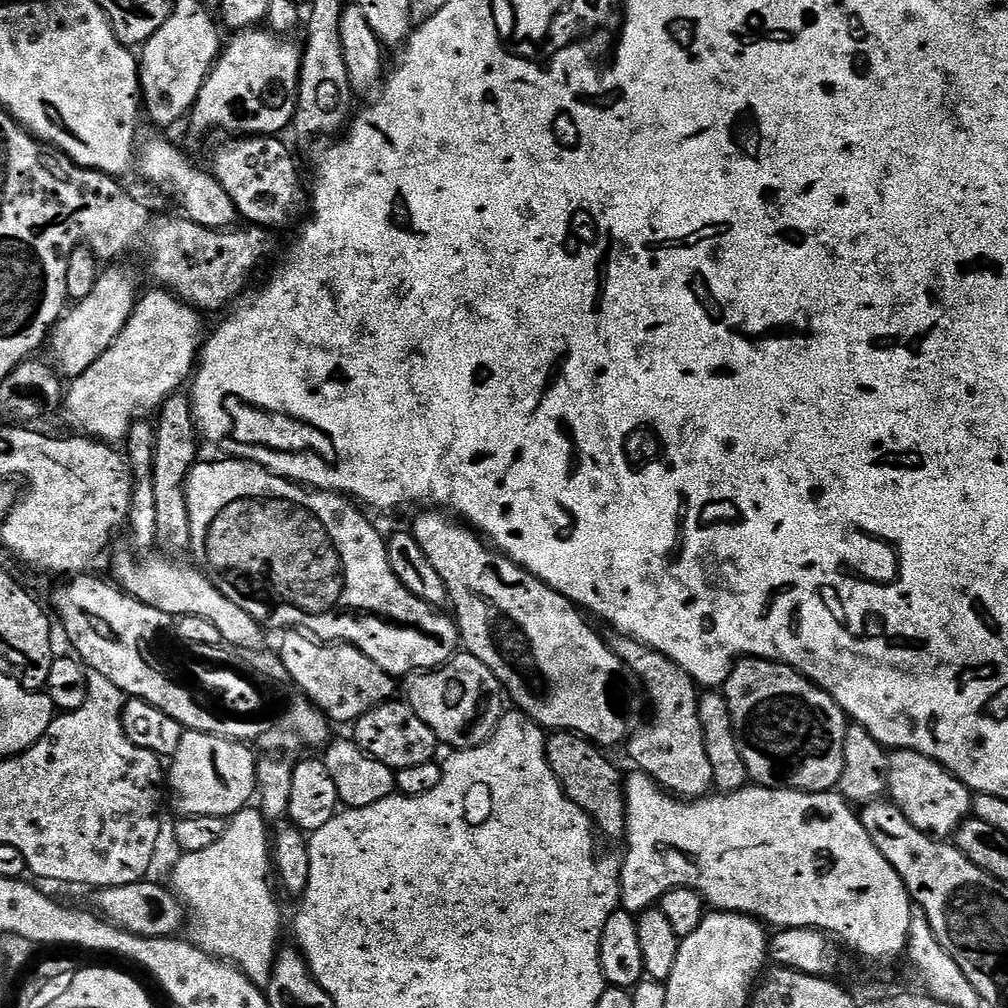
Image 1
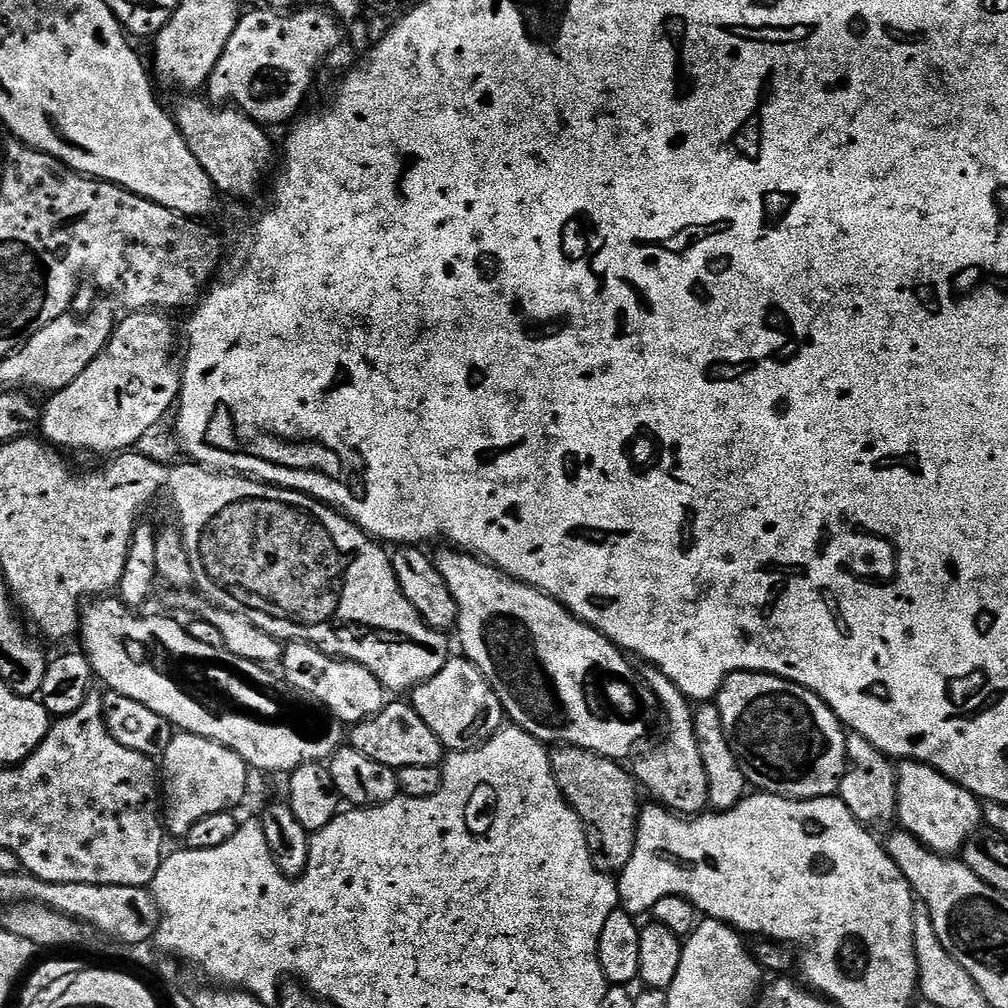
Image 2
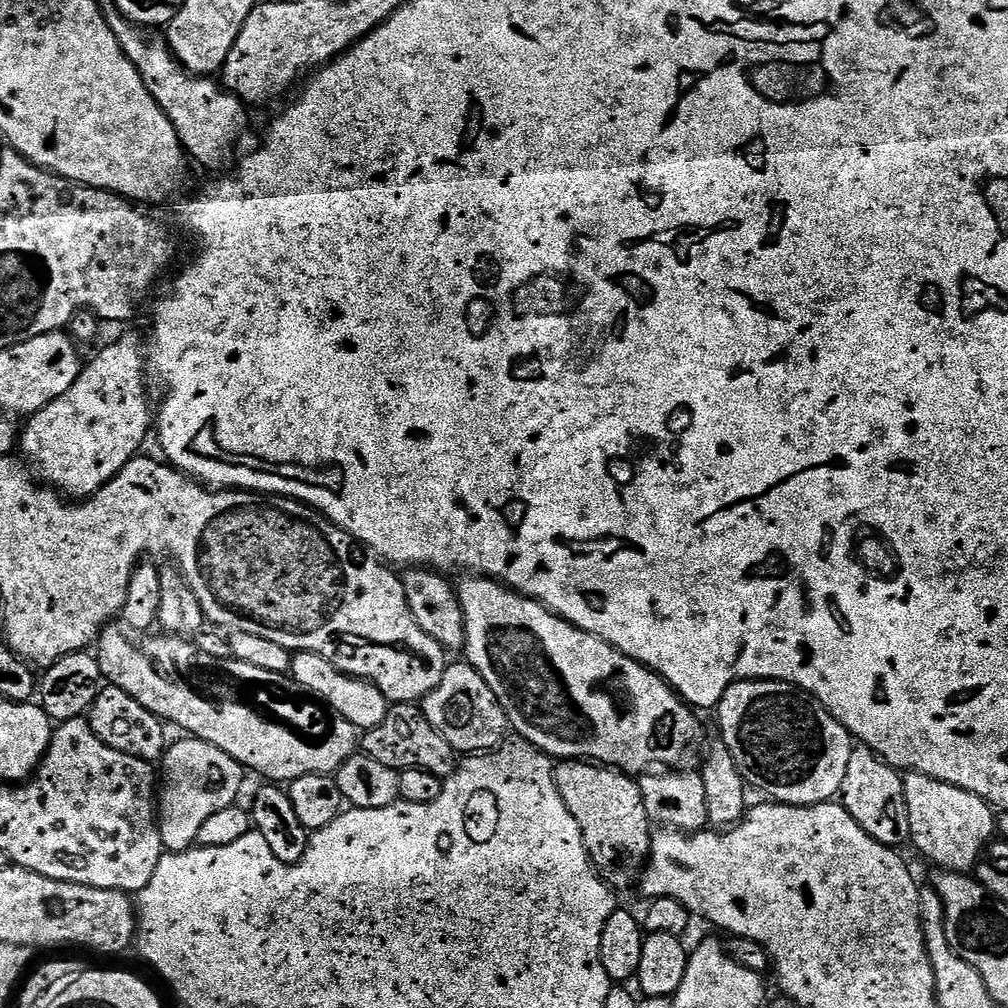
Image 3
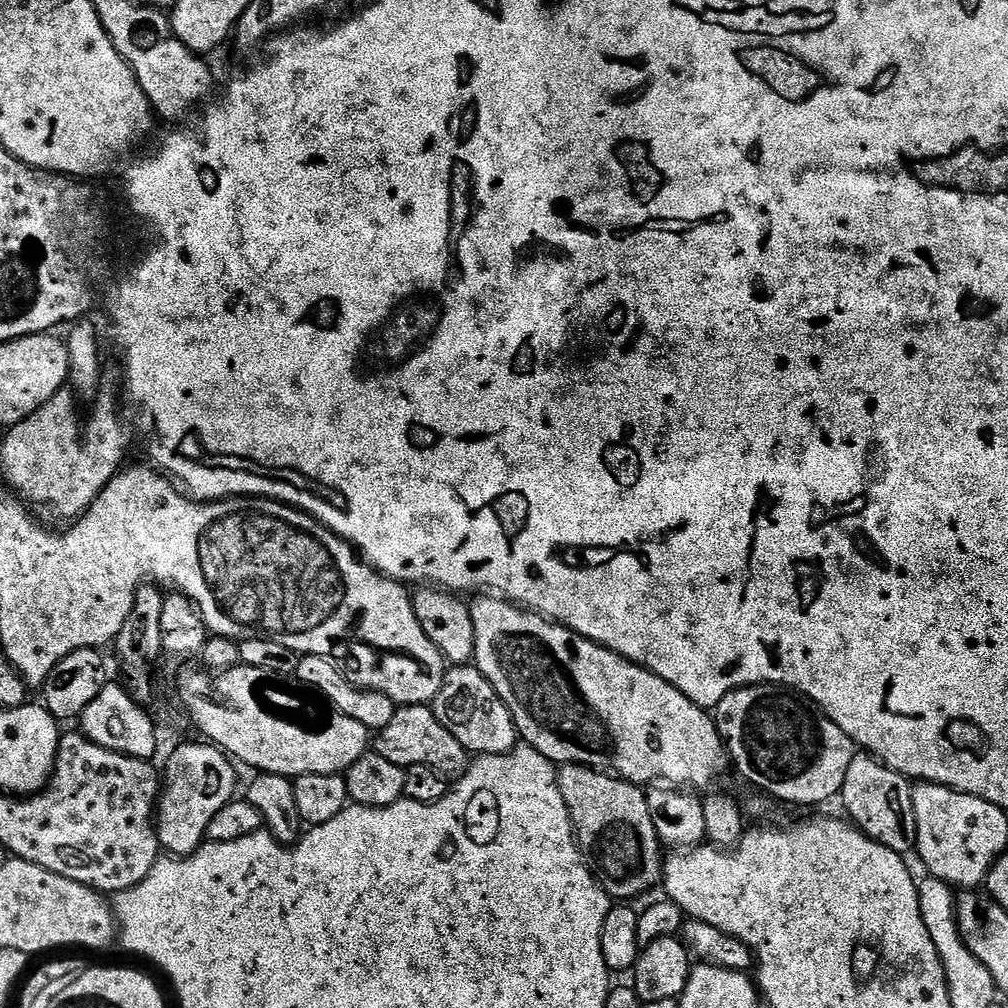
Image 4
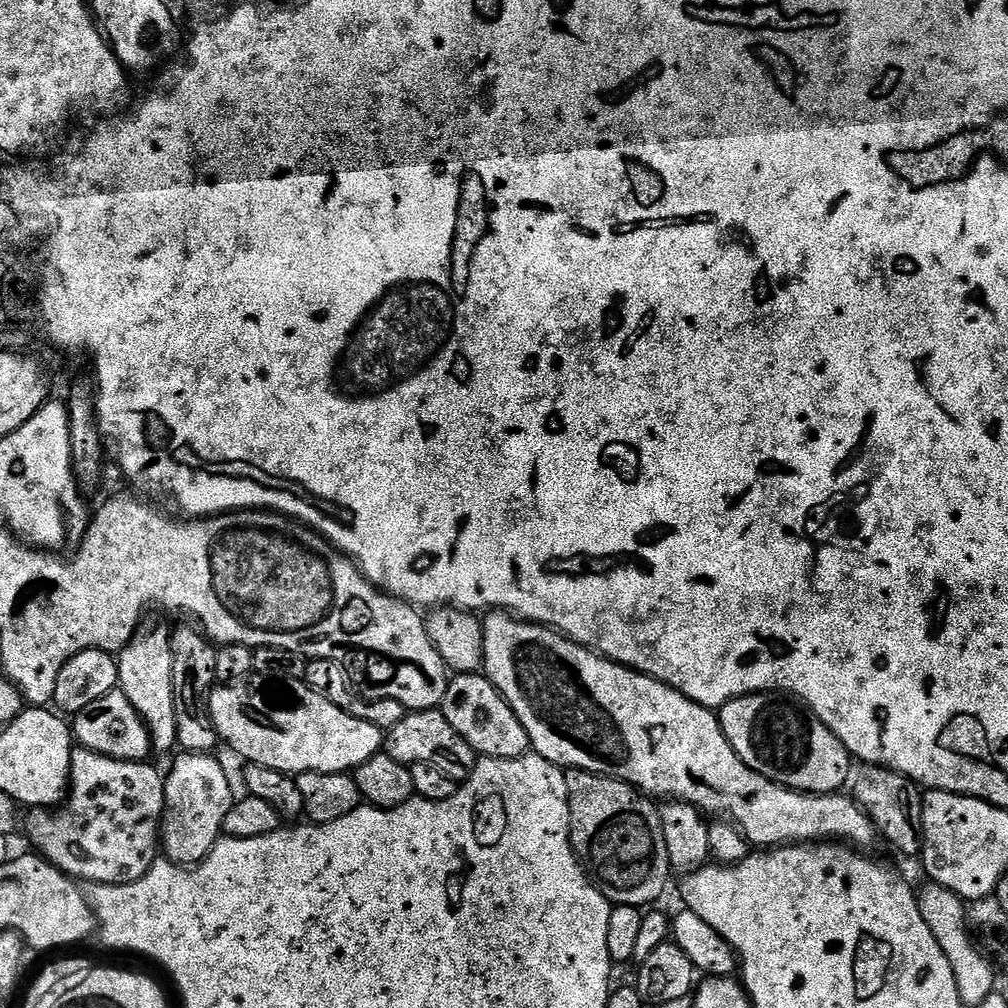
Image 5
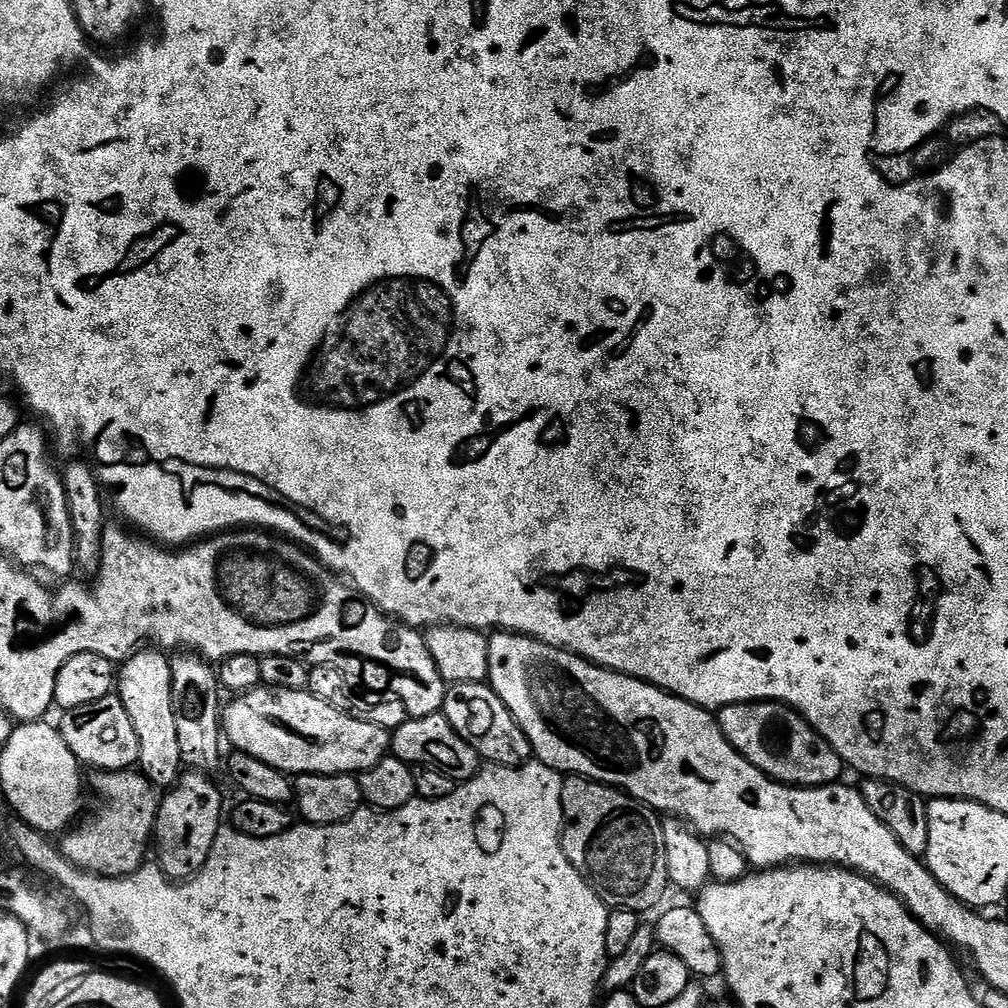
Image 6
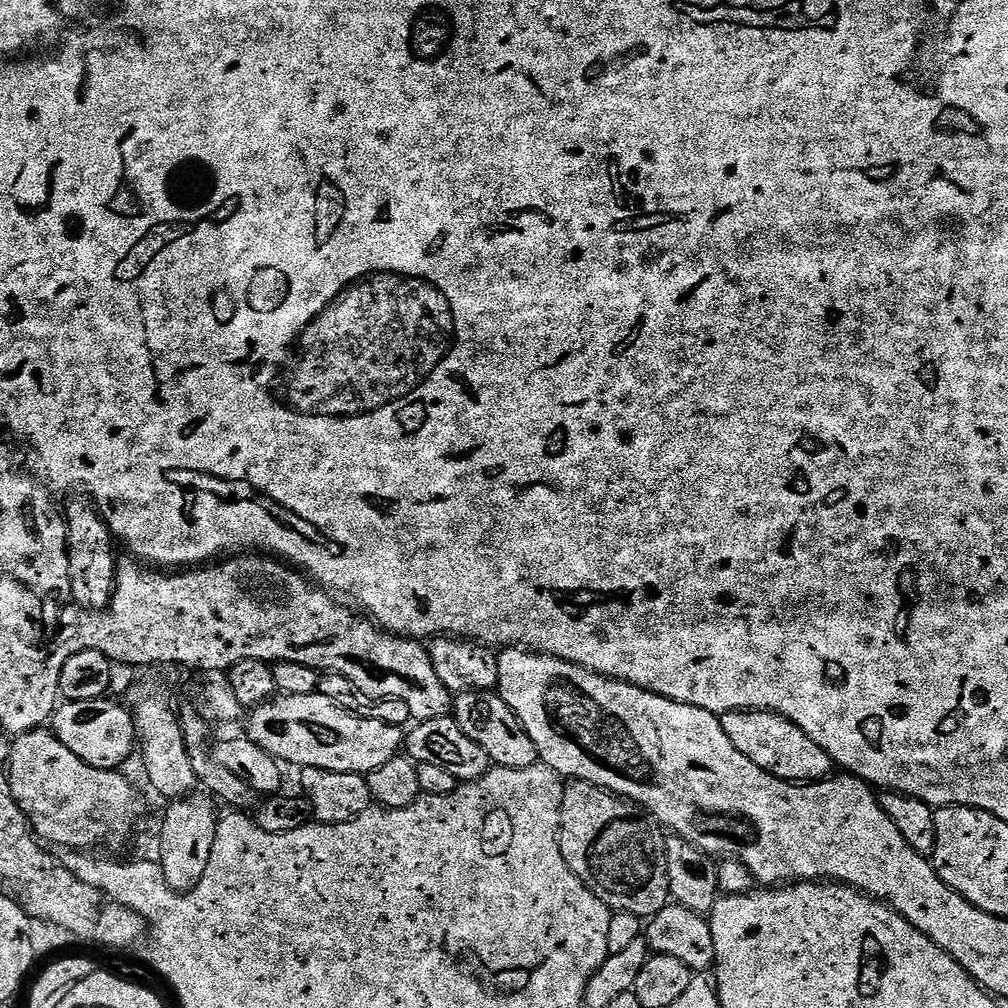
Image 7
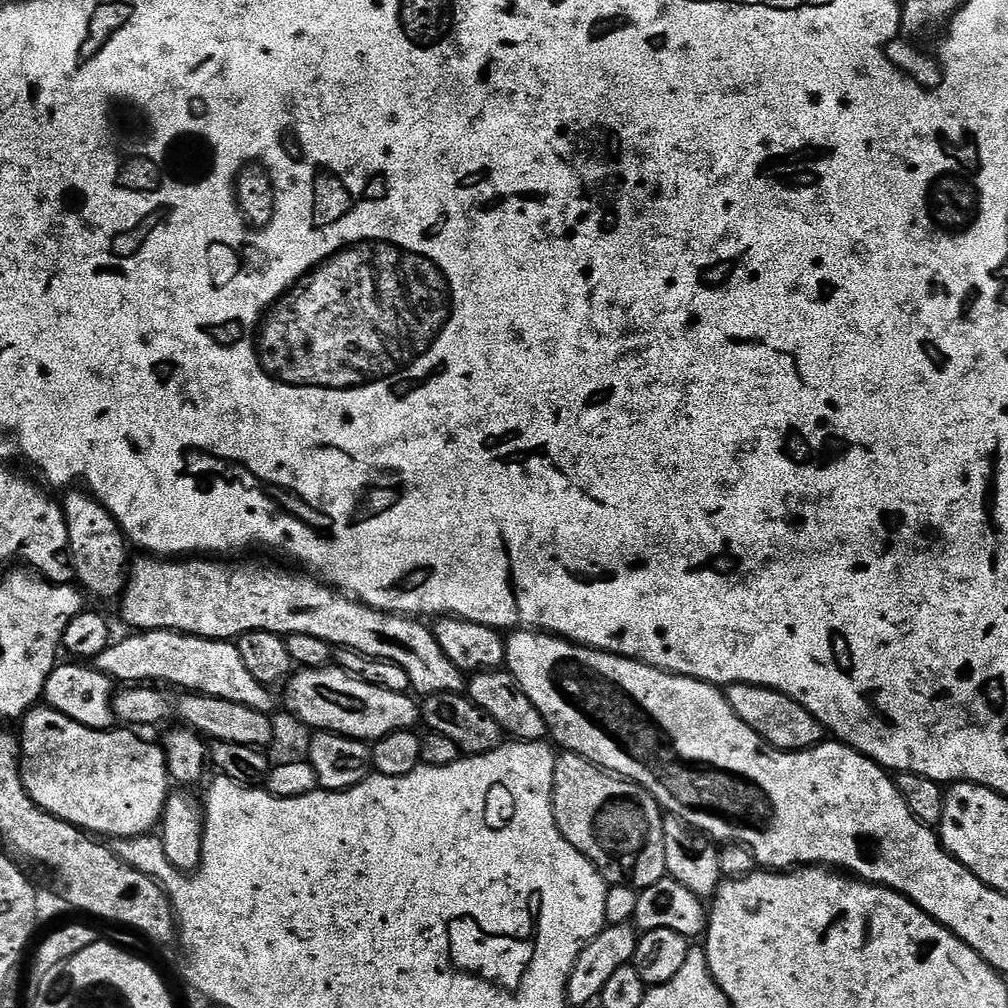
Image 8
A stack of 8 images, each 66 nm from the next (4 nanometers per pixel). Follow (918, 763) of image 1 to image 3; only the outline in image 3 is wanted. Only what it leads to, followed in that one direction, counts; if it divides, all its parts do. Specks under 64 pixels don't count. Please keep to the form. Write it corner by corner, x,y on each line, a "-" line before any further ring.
909,771
903,779
911,847
916,847
930,863
937,864
937,869
971,873
998,832
998,816
993,805
978,794
935,780
921,772

